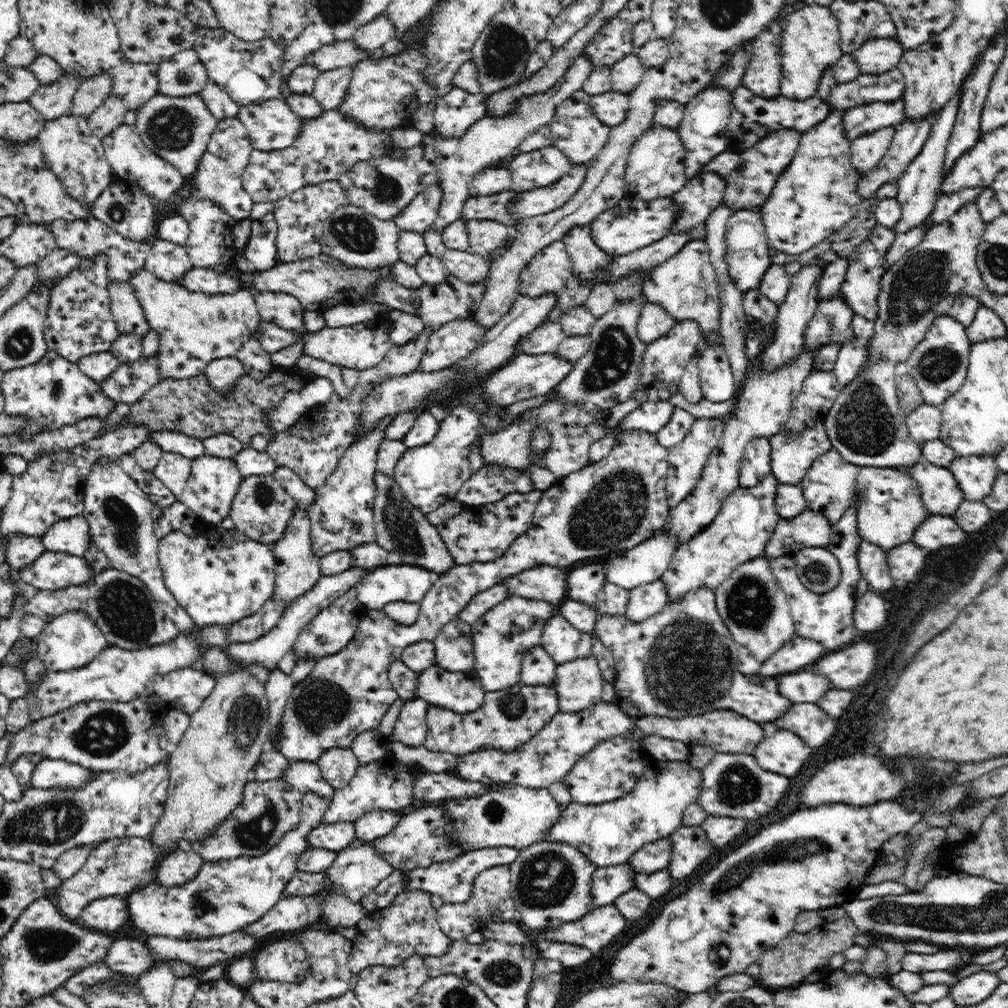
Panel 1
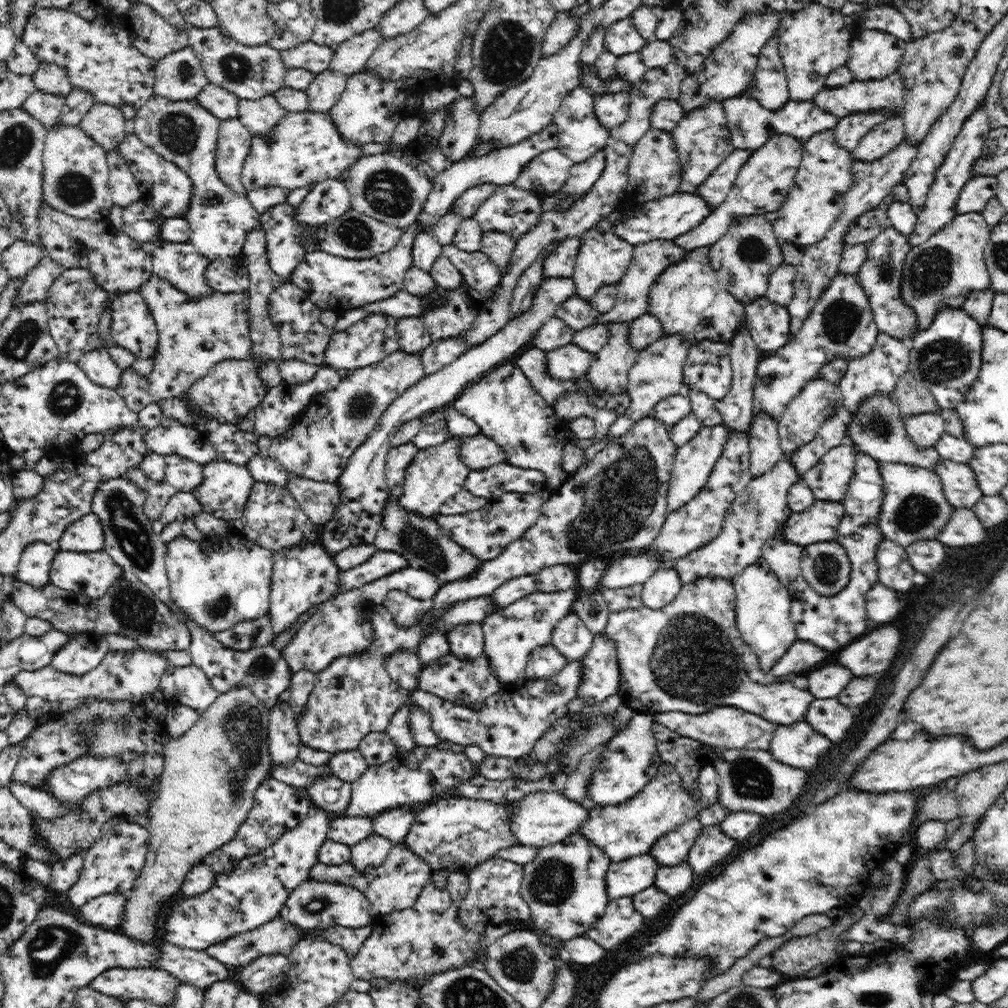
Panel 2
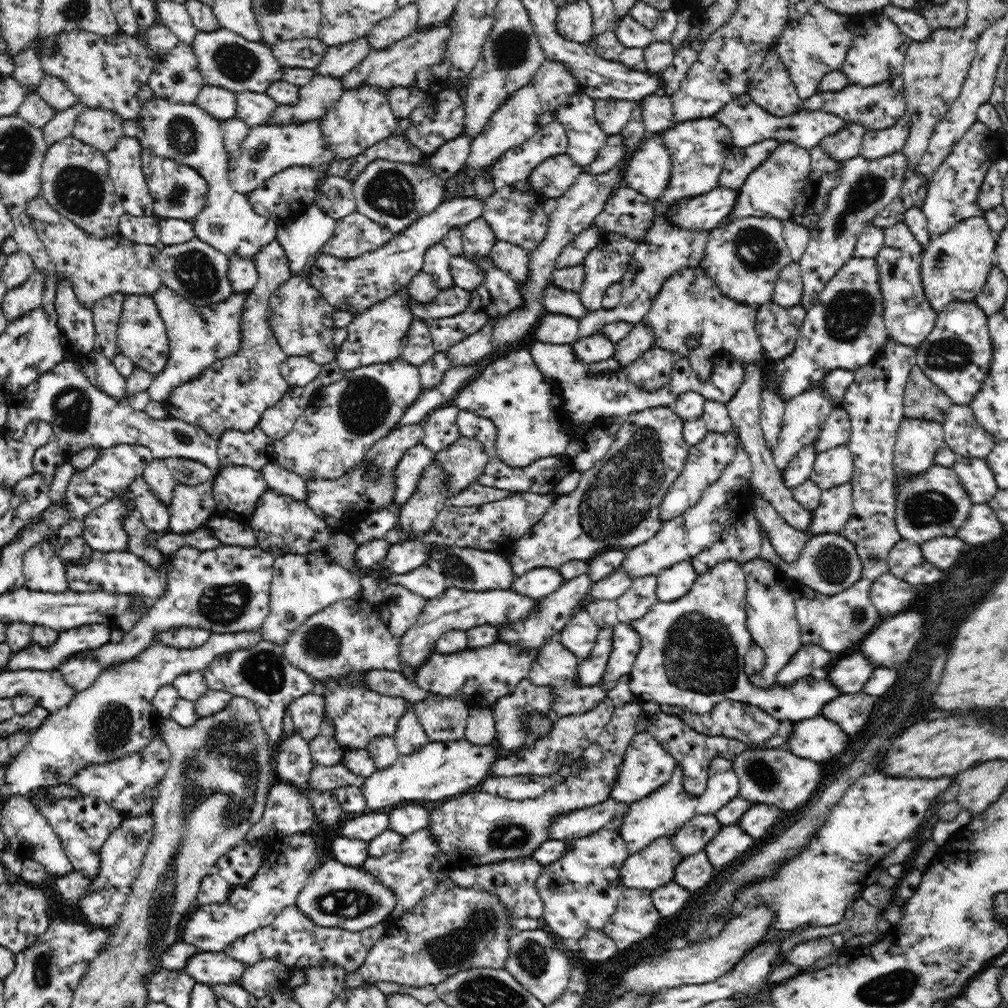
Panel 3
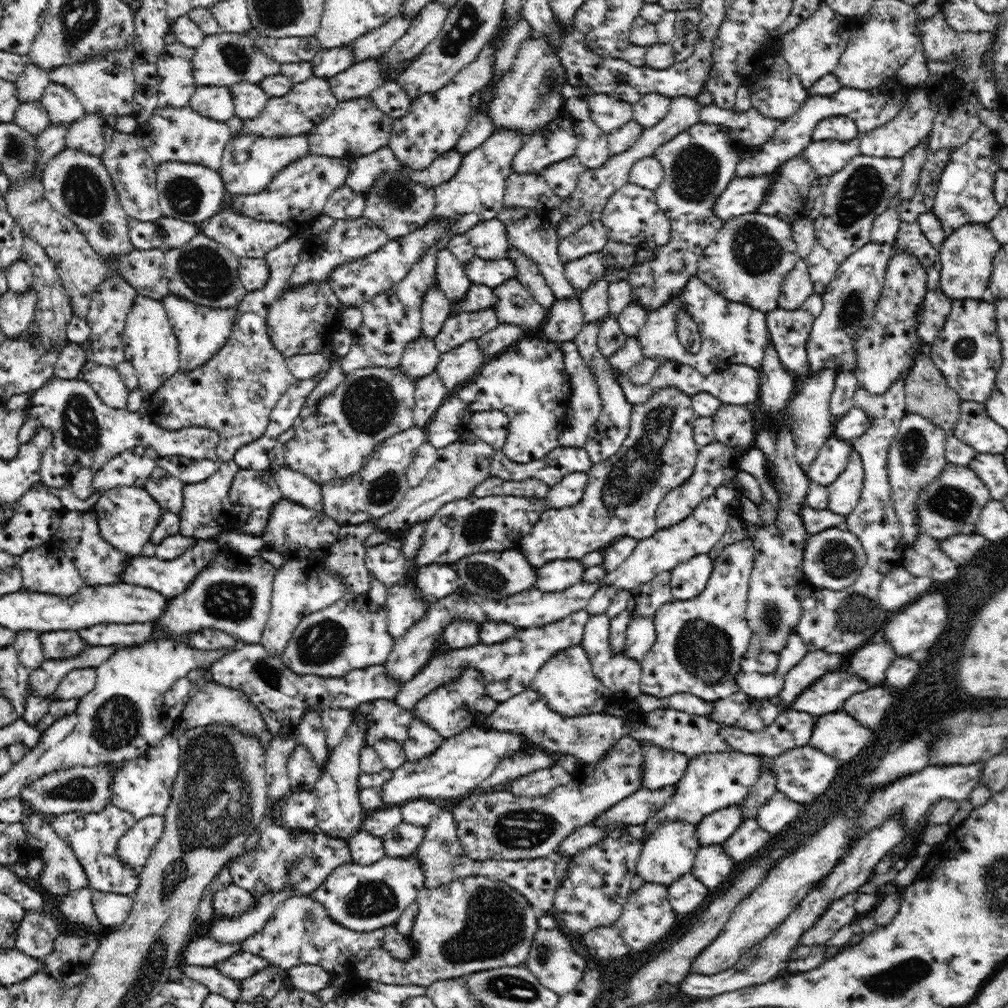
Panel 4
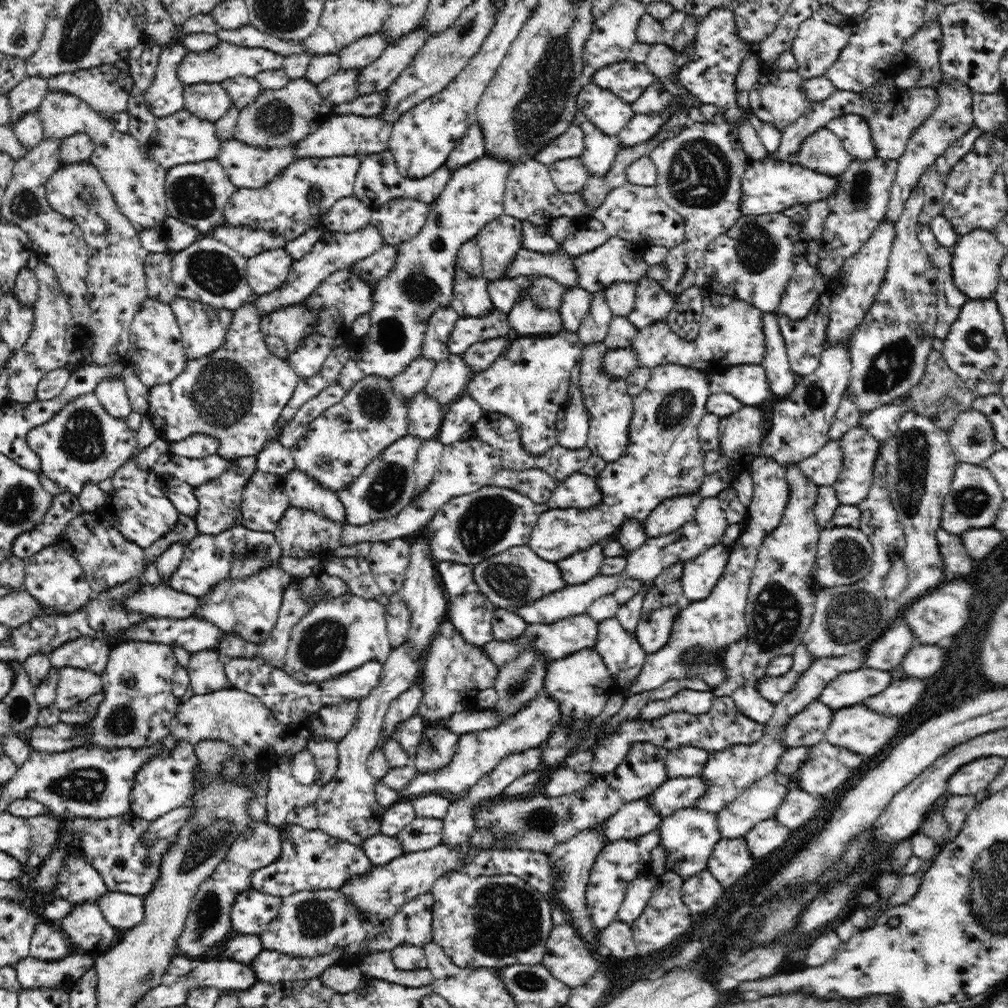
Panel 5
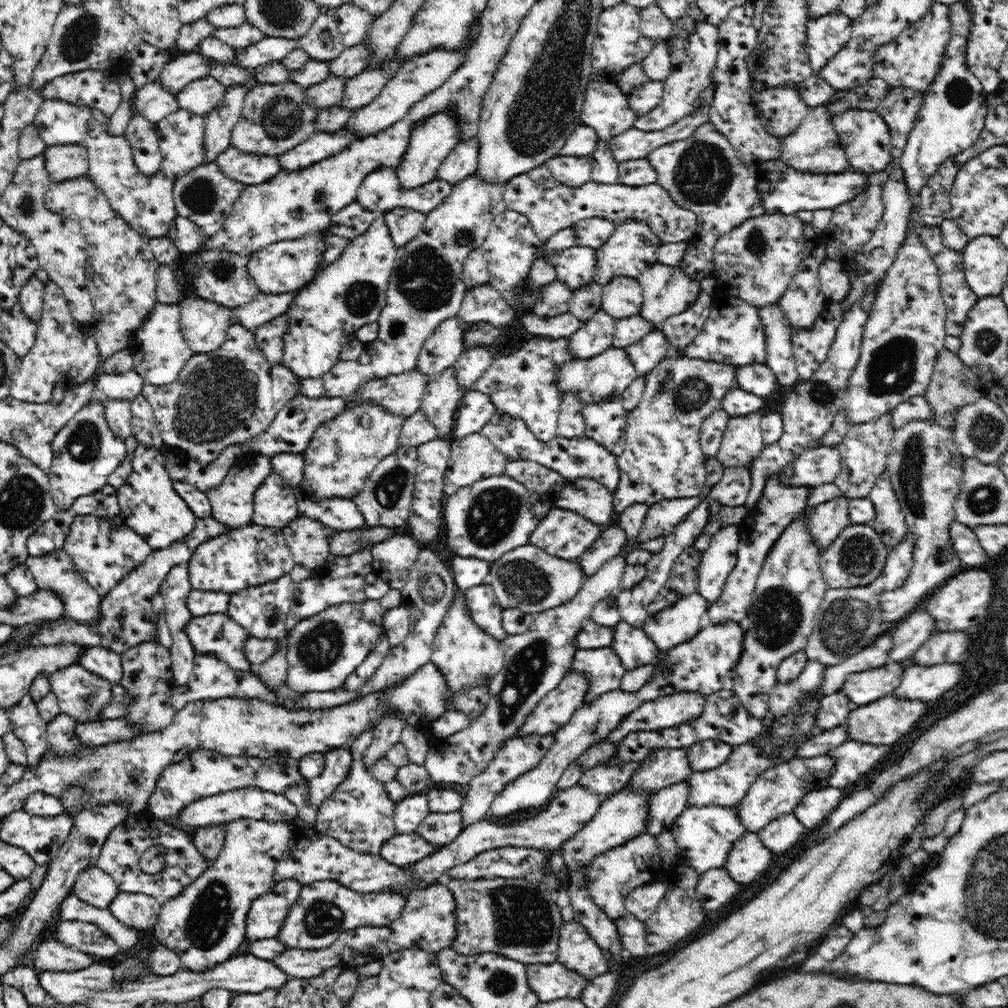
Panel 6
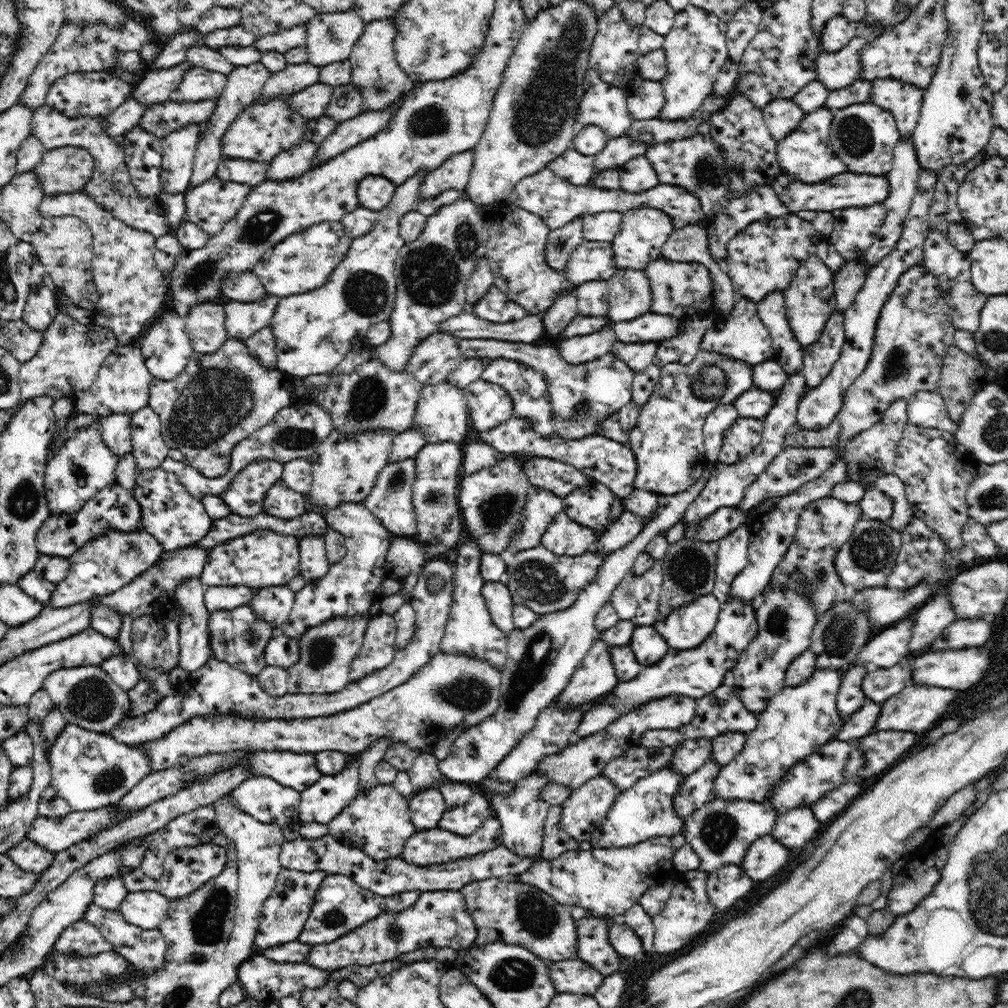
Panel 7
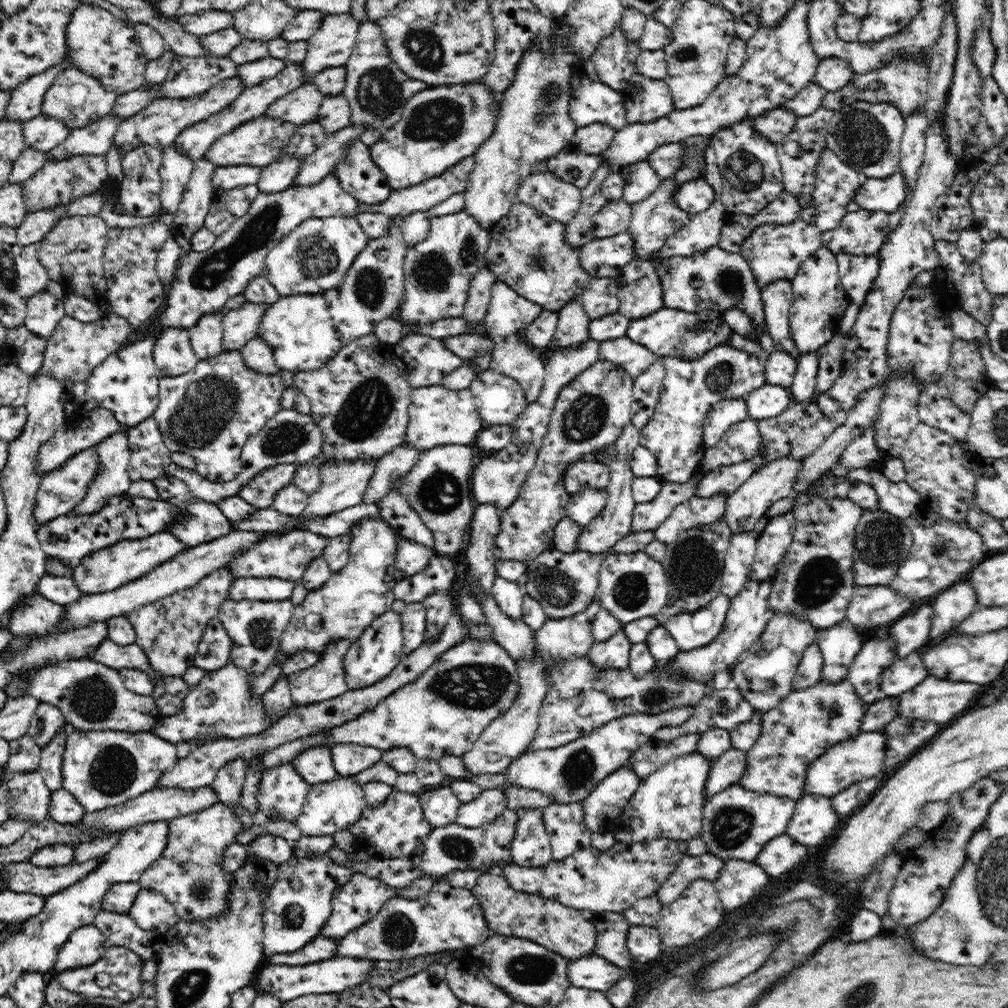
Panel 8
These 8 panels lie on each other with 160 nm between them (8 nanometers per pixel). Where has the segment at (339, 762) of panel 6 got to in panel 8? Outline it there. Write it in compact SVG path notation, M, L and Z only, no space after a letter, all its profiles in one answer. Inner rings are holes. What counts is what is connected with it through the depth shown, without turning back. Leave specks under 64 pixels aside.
M338 776L330 782L310 786L296 823L304 836L332 835L334 832L346 831L348 826L352 826L352 822L360 818L360 814L366 806L369 804L366 802L363 788L359 782L356 782L355 776Z

